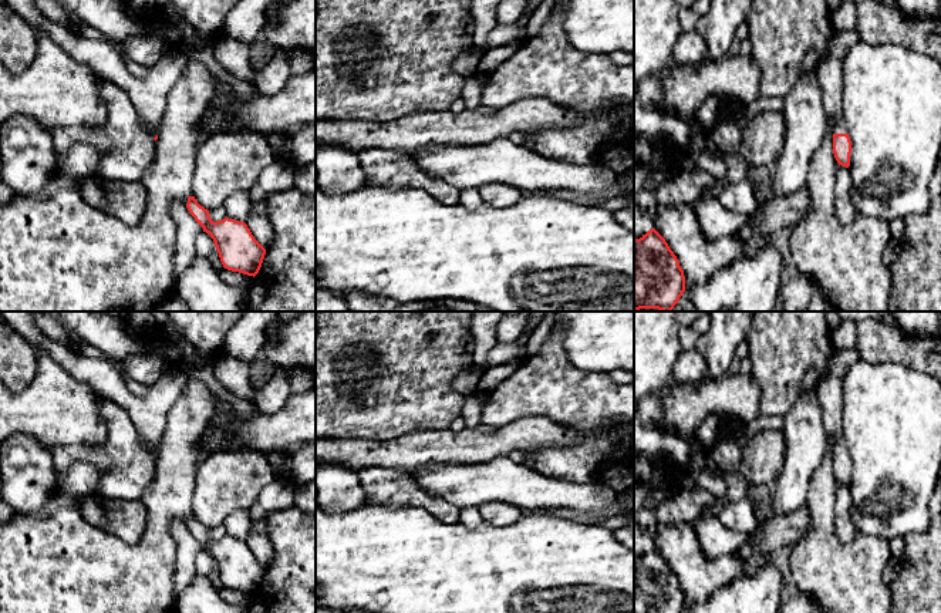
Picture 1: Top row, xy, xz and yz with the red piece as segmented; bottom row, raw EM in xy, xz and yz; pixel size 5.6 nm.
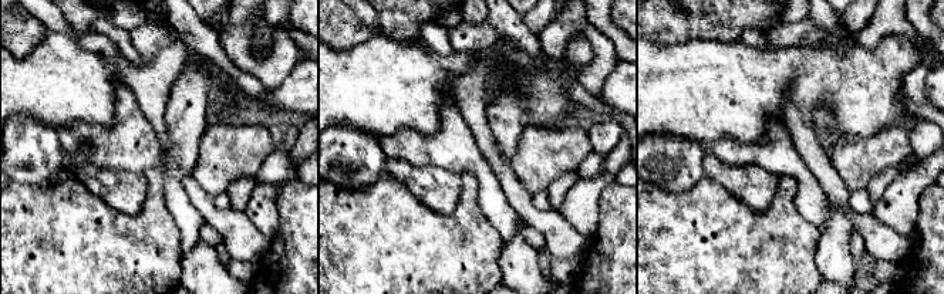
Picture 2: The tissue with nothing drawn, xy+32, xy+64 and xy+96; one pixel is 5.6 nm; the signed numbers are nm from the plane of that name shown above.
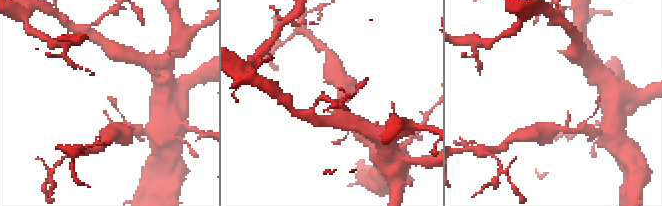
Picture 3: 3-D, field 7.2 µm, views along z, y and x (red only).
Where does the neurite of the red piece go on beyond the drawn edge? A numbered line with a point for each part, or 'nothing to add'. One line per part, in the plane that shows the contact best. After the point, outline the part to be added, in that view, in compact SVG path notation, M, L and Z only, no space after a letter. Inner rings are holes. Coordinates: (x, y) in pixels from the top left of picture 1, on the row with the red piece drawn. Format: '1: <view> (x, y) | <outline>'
1: yz (829, 73) | M827 58L814 71L823 92L827 117L833 122L833 134L847 134L843 115L843 74L841 58Z

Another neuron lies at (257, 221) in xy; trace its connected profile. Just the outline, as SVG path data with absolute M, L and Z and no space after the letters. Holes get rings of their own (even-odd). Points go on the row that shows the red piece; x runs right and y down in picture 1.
M266 199L252 205L247 219L244 220L254 239L267 249L274 239L273 225L267 215Z

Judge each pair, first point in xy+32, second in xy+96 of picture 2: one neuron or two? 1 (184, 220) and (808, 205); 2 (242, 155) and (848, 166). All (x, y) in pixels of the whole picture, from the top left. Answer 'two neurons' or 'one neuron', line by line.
1: one neuron
2: one neuron

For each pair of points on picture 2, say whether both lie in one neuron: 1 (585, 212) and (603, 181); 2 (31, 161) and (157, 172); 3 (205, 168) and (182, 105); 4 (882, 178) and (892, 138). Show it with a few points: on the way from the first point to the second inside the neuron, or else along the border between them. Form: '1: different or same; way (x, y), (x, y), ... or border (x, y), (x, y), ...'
1: same; way (585, 205), (585, 199), (596, 188)
2: different; border (61, 175), (49, 183), (30, 186)
3: different; border (208, 124), (201, 138), (192, 173)
4: different; border (900, 162), (880, 171), (866, 189)

